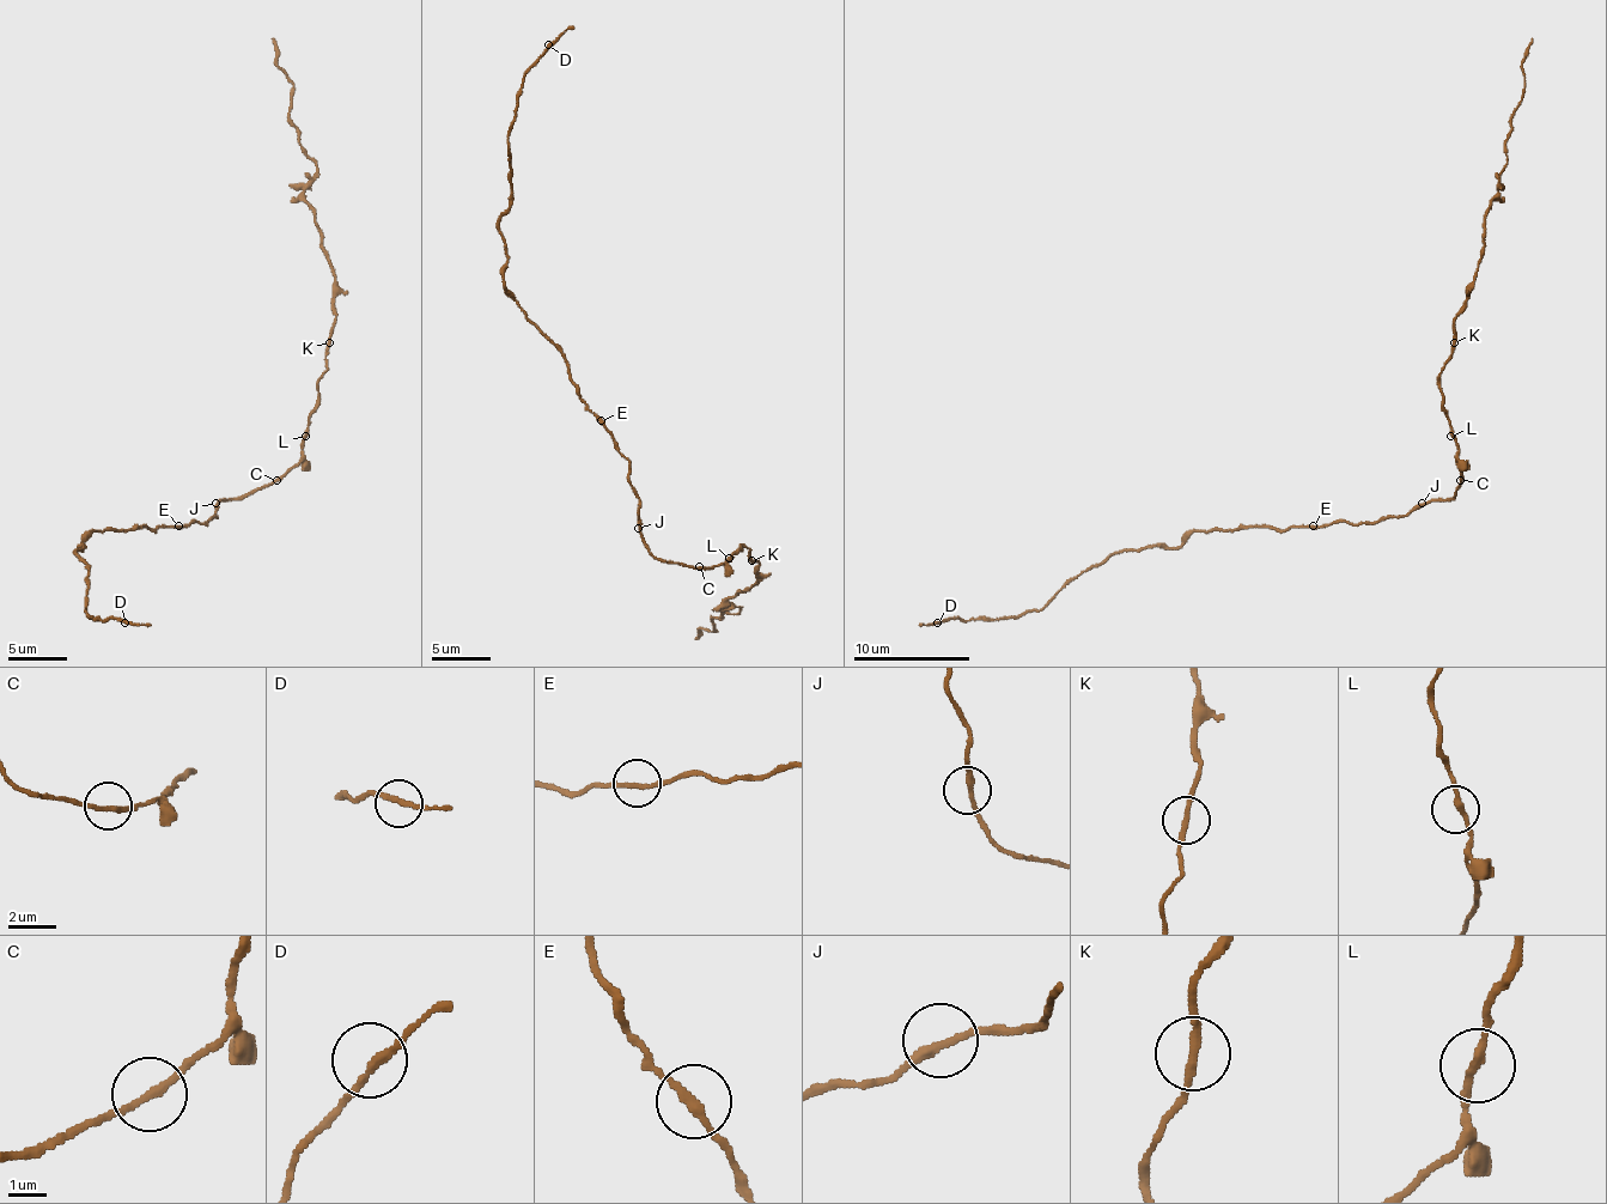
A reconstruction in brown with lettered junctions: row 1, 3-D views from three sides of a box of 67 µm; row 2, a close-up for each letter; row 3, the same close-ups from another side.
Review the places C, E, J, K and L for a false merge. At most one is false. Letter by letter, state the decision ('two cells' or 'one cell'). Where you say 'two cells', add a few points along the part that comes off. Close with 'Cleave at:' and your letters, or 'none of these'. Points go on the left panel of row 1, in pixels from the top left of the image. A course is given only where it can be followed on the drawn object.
C: one cell
E: one cell
J: one cell
K: one cell
L: one cell
Cleave at: none of these

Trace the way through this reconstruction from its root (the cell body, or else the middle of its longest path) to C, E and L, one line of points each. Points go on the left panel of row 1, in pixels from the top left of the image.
C: (218, 506), (221, 500), (250, 494), (277, 480)
E: (218, 506), (206, 523), (195, 521), (189, 527), (177, 527)
L: (218, 506), (221, 500), (250, 494), (277, 482), (299, 460), (305, 436)

